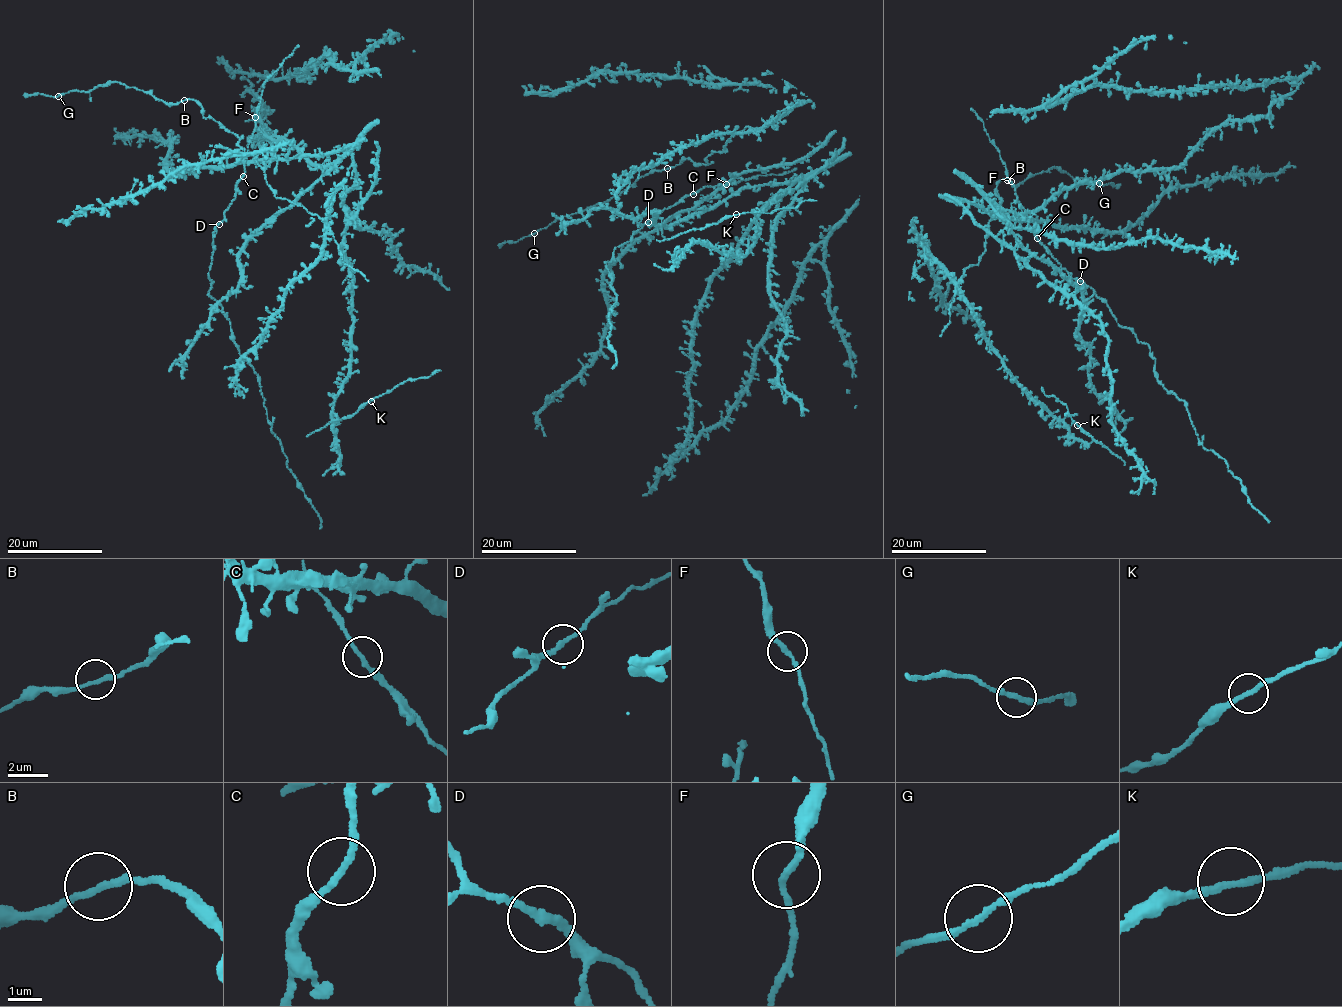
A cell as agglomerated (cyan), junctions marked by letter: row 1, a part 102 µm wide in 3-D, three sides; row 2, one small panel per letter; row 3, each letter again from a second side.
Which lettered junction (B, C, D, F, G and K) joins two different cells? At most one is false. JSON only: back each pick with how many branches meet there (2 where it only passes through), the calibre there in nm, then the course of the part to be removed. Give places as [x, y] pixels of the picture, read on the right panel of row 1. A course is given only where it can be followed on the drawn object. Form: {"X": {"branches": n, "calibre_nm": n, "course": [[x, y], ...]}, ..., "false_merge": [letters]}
{"false_merge": []}

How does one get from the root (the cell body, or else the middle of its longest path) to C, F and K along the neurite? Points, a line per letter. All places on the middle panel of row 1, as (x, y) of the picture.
C: (733, 255), (765, 205), (811, 171), (809, 161), (748, 170), (709, 195), (693, 194)
F: (733, 255), (765, 205), (811, 171), (809, 161), (748, 170), (709, 195), (698, 192), (707, 185), (727, 183)
K: (733, 255), (765, 205), (808, 176), (760, 212), (745, 254), (686, 247), (689, 230), (736, 214)

